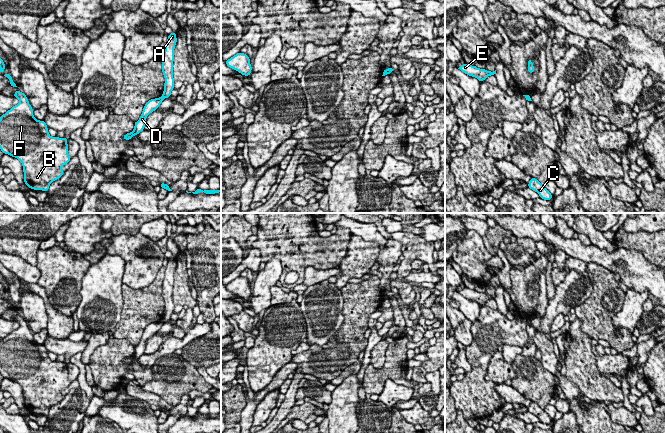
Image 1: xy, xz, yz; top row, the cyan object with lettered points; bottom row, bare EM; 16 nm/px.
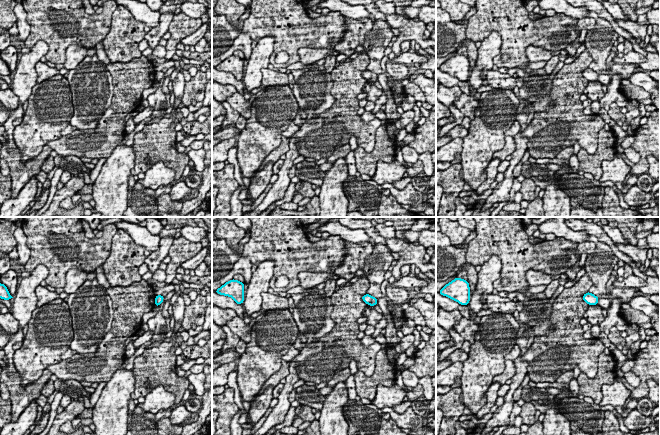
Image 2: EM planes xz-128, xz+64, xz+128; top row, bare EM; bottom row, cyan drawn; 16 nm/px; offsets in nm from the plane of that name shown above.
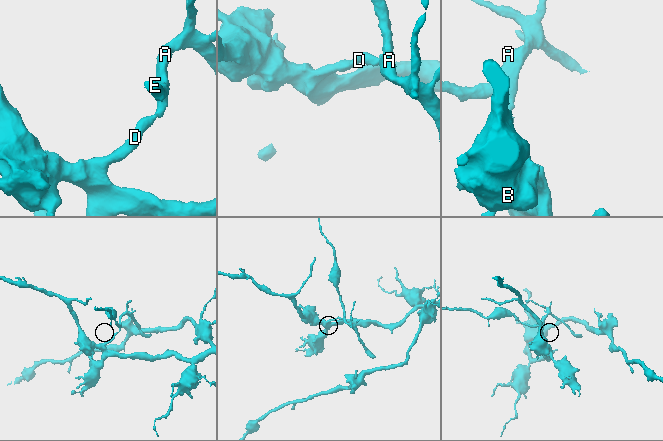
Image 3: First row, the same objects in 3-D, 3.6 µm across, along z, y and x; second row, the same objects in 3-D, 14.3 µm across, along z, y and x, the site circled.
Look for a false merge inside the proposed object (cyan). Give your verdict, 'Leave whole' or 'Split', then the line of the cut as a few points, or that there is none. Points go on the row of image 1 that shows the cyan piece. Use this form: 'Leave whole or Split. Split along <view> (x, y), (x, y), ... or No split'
Split. Split along xy (162, 95), (164, 98)

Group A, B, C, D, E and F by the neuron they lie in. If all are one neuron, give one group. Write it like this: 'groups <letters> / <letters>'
groups A E / B C D F

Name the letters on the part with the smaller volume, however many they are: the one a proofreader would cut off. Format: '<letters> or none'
A, E

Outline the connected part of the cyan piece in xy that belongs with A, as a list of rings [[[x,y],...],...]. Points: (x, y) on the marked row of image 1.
[[[172,32],[168,35],[162,61],[162,72],[165,78],[164,91],[162,95],[164,99],[170,97],[171,91],[174,89],[175,80],[173,79],[173,61],[176,42],[176,32]]]

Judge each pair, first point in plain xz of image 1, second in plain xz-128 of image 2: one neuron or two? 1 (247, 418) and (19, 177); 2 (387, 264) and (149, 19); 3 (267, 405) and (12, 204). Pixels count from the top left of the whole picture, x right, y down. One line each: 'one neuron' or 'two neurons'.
1: one neuron
2: two neurons
3: one neuron

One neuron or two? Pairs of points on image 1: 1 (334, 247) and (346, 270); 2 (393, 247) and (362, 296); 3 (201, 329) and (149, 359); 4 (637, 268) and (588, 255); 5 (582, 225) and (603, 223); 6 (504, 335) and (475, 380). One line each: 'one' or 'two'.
1: two
2: two
3: one
4: one
5: two
6: one

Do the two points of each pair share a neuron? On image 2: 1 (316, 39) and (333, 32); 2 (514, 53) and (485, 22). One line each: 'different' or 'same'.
1: same
2: same

